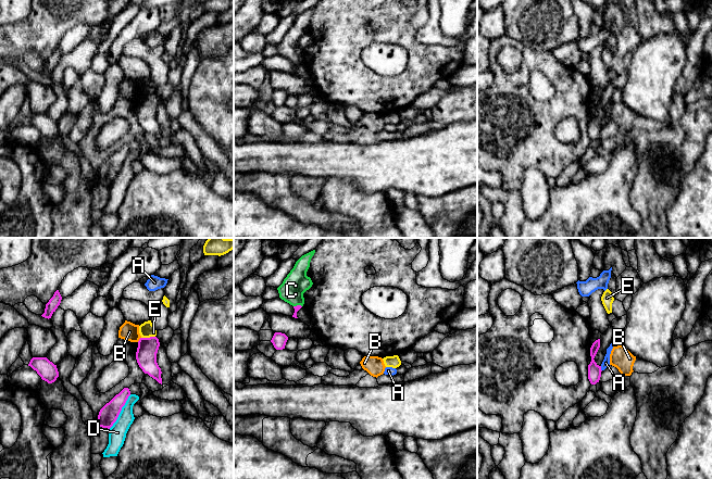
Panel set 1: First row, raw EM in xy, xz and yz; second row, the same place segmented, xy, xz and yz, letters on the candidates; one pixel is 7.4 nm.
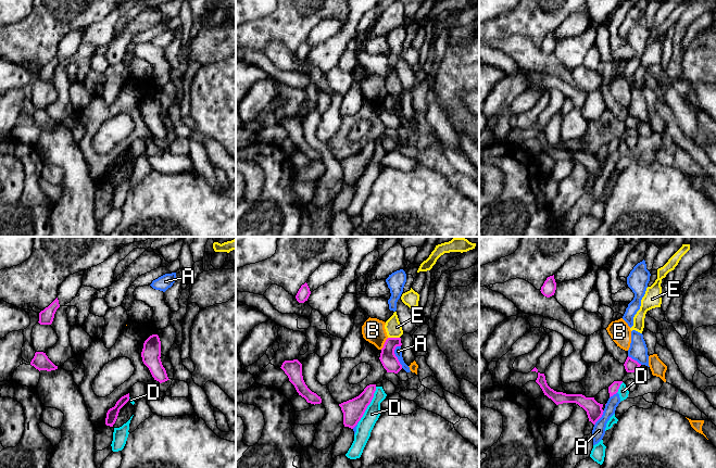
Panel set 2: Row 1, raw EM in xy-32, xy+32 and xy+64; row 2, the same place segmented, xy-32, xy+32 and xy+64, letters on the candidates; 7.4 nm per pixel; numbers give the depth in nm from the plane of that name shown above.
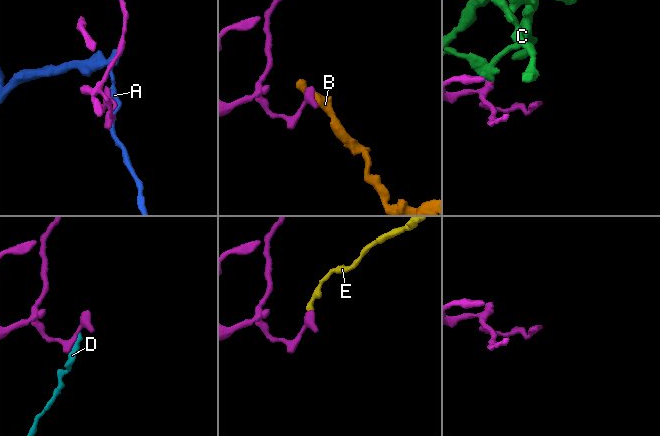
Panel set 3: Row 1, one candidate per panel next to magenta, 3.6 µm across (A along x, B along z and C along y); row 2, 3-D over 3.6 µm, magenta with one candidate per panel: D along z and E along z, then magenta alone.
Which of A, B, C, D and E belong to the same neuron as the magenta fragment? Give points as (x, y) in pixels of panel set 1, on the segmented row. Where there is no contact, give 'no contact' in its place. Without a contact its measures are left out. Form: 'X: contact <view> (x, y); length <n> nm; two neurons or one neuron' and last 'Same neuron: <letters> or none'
A: contact yz (600, 368); length 40 nm; two neurons
B: contact xy (139, 339); length 50 nm; two neurons
C: contact xz (297, 305); length 60 nm; two neurons
D: contact xy (120, 412); length 300 nm; two neurons
E: contact xy (148, 338); length 110 nm; two neurons
Same neuron: none

